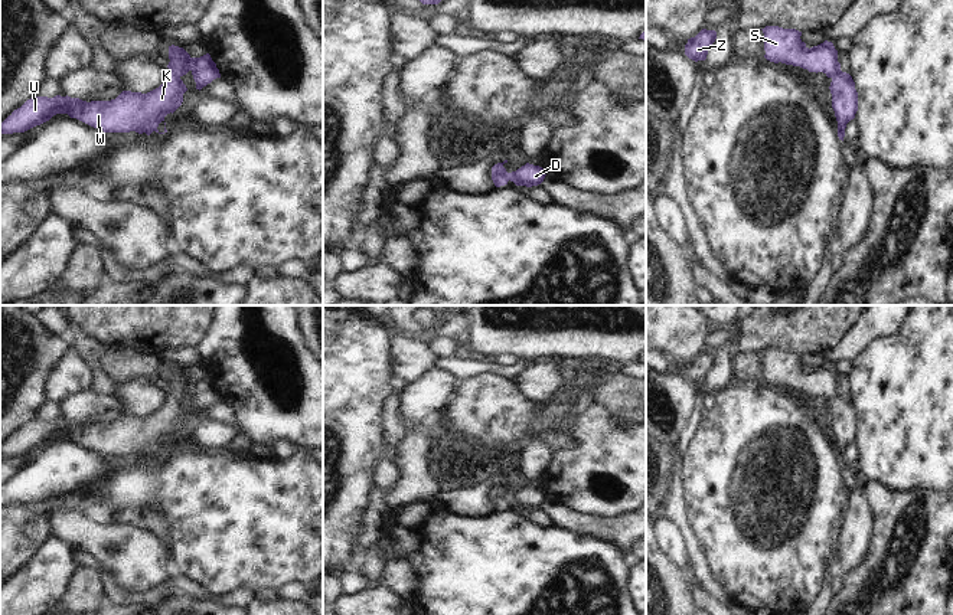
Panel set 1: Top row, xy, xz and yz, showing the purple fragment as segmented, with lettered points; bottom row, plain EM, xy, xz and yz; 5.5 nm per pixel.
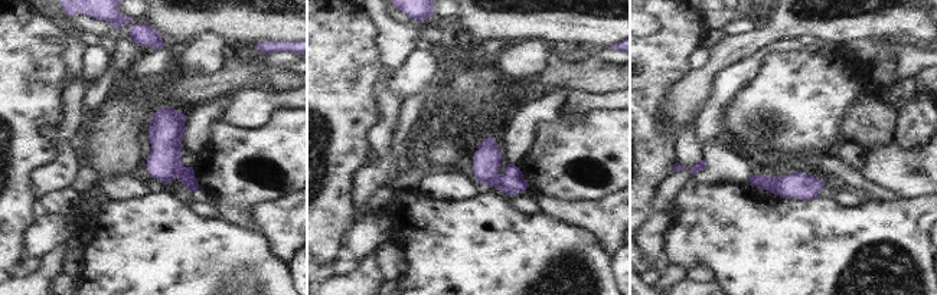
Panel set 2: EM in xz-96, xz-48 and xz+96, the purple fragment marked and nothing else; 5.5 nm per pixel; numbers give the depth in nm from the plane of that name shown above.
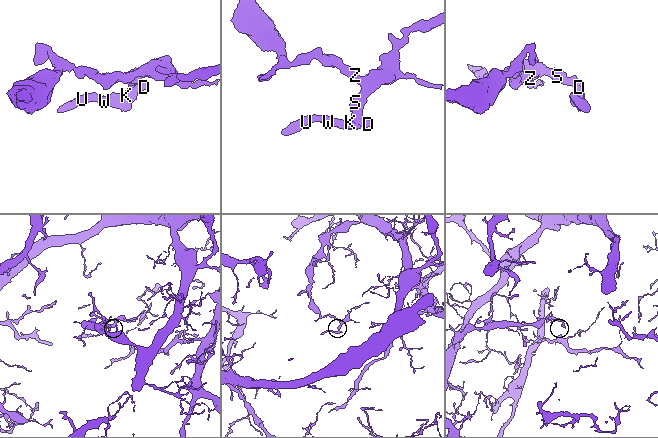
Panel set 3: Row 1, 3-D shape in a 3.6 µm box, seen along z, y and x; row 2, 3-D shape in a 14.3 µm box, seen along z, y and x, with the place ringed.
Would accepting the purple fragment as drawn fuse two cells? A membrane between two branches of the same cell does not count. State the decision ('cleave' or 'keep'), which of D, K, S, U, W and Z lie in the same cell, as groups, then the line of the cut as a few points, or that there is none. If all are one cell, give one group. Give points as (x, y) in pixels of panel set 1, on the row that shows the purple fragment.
keep; groups D K S U W Z; cut none

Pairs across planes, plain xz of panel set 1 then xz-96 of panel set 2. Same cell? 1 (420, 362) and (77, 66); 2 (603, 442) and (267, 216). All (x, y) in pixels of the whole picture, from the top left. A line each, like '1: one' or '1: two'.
1: one
2: two

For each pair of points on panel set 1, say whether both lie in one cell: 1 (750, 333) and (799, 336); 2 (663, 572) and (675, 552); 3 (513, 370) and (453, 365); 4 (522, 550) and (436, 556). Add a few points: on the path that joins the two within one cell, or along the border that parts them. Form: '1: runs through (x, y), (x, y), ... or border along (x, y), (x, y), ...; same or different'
1: runs through (761, 333), (787, 333); same
2: border along (661, 546), (663, 553), (676, 566); different
3: runs through (499, 370), (495, 367), (467, 367); same
4: runs through (501, 556), (457, 556); same

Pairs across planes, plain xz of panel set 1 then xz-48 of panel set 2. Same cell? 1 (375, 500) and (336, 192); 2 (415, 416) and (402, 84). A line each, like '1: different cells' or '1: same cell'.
1: different cells
2: same cell

